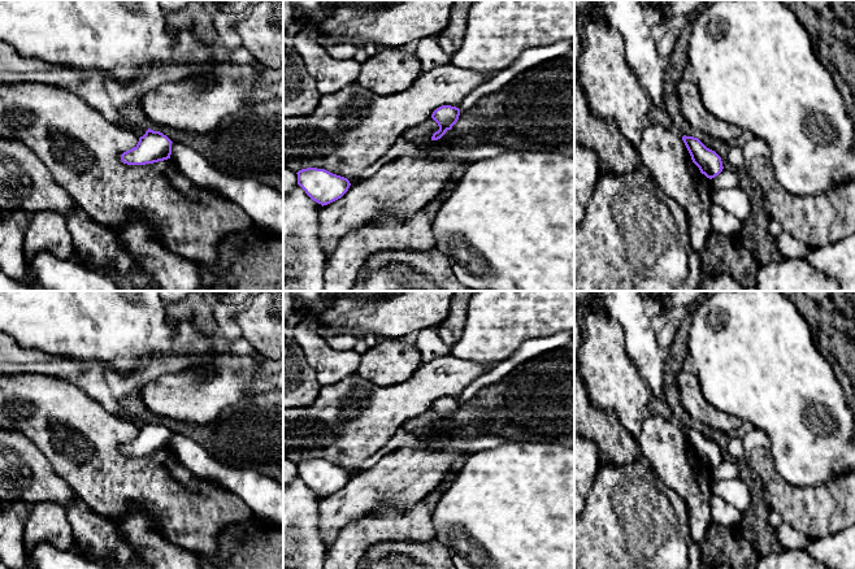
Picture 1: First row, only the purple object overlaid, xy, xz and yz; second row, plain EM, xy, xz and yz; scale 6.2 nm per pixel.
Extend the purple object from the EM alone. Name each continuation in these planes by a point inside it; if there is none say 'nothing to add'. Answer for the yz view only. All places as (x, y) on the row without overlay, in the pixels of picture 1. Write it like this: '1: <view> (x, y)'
nothing to add

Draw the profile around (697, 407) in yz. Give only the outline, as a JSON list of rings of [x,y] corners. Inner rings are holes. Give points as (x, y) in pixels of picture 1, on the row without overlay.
[[[681,370],[677,385],[682,407],[700,425],[722,433],[733,430],[742,433],[748,427],[745,421],[716,409],[704,399],[696,374]]]

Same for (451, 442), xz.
[[[469,422],[457,429],[444,425],[418,439],[422,449],[399,448],[372,468],[351,475],[340,490],[324,496],[318,504],[318,533],[326,550],[343,527],[370,516],[379,504],[405,511],[424,499],[444,473],[460,462],[463,449],[483,431],[483,422]]]

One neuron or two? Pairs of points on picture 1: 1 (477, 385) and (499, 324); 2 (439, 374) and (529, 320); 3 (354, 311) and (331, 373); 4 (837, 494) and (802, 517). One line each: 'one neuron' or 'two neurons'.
1: two neurons
2: two neurons
3: two neurons
4: one neuron

